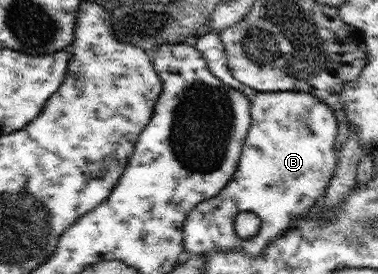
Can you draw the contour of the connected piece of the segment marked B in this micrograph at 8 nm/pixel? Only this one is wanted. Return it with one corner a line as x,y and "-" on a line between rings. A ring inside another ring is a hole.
211,31
204,36
199,37
195,48
197,48
197,50
201,52
201,55
205,57
209,72
211,72
213,76
217,77
217,79
221,80
225,85
230,86
235,90
240,90
245,96
247,96
247,98
249,98
249,103
251,103
250,116
252,121
248,130
247,138
244,140
242,146
237,168
235,173
232,175
231,180
229,180
229,183
223,187
223,190
221,190
217,196
212,196
207,200
197,203
196,207
193,208
192,211
189,211
189,214
186,216
182,228
184,250
191,252
192,254
205,254
207,252
215,252
216,250
227,252
228,250
232,250
232,248
242,248
242,250
247,254
250,254
250,256
259,256
274,240
277,240
278,236
282,237
284,232
288,231
288,228
290,228
292,222
294,222
296,218
300,218
302,214
306,214
306,212
316,204
316,202
323,196
325,187
330,184
333,172
337,168
339,160
338,151
334,147
336,136
338,135
338,120
336,119
333,110
327,104
321,102
321,100
319,100
319,98
314,94
299,91
261,92
254,88
249,88
249,86
242,84
239,80
236,80
229,71
225,46
220,40
220,36
217,32

